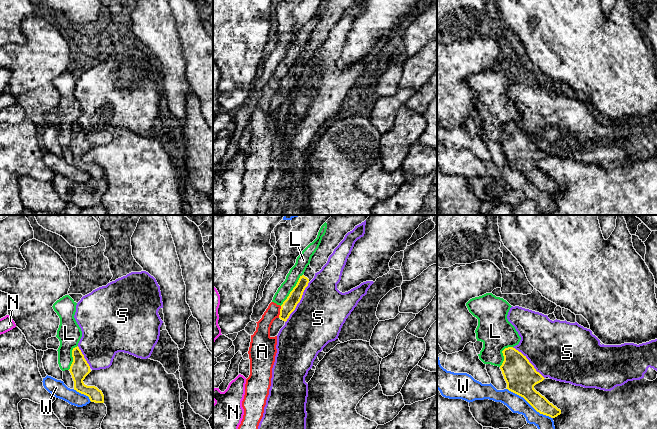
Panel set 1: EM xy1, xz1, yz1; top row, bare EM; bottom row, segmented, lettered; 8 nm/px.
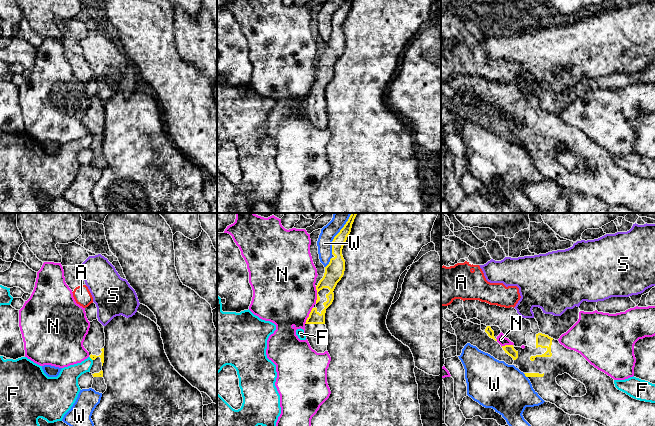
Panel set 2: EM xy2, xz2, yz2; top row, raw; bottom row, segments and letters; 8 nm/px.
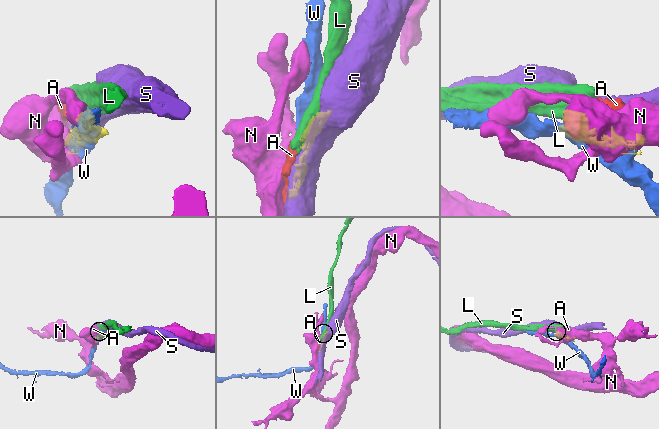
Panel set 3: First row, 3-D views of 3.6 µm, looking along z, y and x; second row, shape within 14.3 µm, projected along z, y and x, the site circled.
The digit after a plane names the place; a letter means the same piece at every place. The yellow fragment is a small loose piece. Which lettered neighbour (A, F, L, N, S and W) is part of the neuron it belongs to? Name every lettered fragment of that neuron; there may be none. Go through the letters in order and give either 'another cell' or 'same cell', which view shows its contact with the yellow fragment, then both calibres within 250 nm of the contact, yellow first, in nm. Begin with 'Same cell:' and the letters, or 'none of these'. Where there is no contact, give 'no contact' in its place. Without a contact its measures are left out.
Same cell: none of these
A: another cell; meets yellow in xz1; 110 nm thick on the yellow side, 140 nm on the other
F: another cell; meets yellow in xy2; 50 nm thick on the yellow side, 160 nm on the other
L: another cell; meets yellow in xz1; 110 nm thick on the yellow side, 110 nm on the other
N: another cell; meets yellow in xz2; 160 nm thick on the yellow side, 480 nm on the other
S: another cell; meets yellow in xz1; 110 nm thick on the yellow side, 400 nm on the other
W: another cell; meets yellow in yz1; 260 nm thick on the yellow side, 140 nm on the other

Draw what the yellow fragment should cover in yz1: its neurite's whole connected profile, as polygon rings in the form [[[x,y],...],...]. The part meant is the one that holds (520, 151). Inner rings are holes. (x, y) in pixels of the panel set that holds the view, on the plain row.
[[[513,123],[503,127],[504,137],[500,142],[509,167],[523,173],[540,190],[555,194],[561,186],[534,165],[545,154],[521,128]]]

